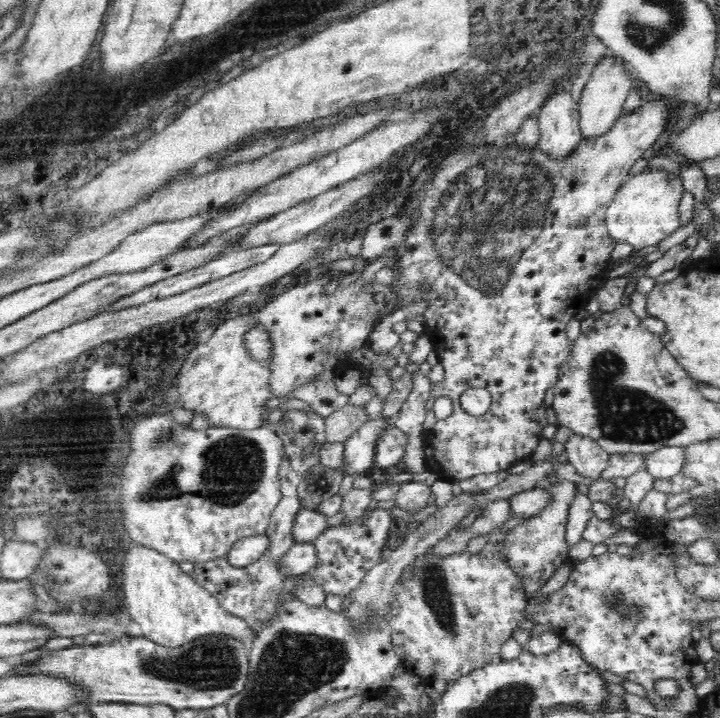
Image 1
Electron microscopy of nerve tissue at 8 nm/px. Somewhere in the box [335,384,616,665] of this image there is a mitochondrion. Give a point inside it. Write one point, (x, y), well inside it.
(433, 583)

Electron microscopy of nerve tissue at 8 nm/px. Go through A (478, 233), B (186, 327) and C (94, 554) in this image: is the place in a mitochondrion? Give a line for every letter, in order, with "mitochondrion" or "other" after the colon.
A: mitochondrion
B: other
C: other

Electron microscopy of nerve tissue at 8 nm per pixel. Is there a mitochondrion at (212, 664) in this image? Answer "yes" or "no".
yes

